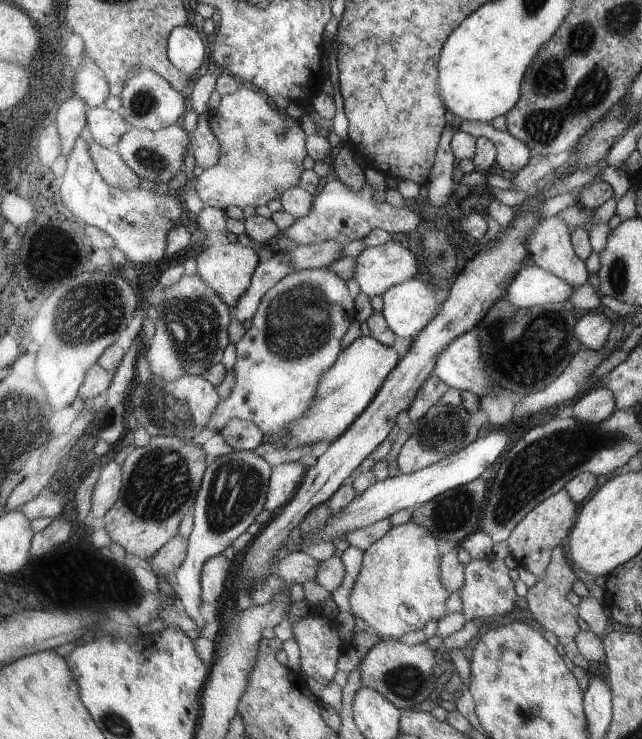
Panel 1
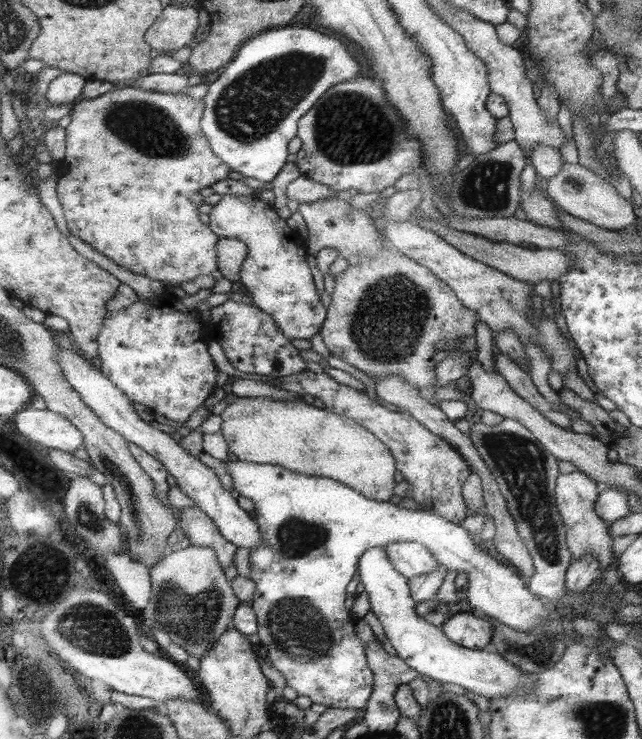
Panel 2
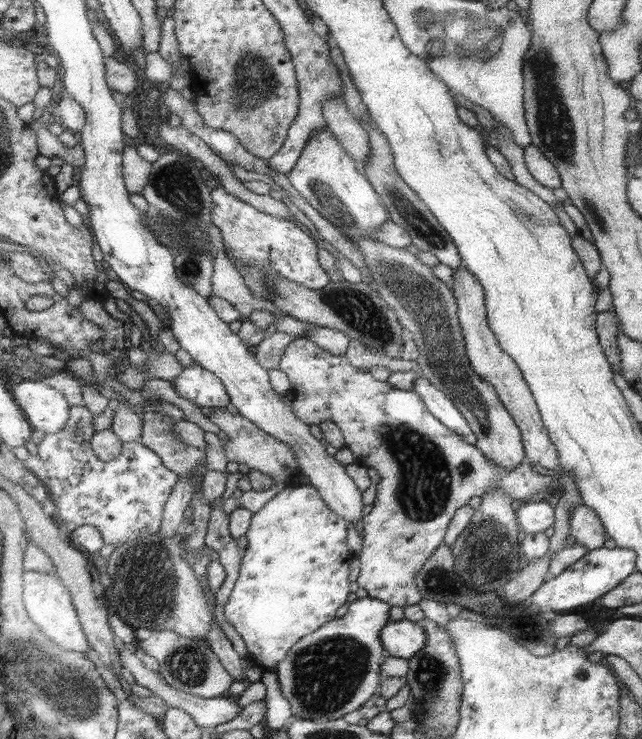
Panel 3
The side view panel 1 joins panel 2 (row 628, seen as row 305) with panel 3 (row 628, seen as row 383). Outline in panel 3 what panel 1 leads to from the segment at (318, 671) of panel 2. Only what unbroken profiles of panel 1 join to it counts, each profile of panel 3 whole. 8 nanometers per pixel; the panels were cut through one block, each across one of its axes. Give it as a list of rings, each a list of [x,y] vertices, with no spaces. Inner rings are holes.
[[[311,484],[285,486],[259,514],[255,514],[245,536],[249,546],[241,562],[241,576],[229,604],[225,606],[225,616],[245,640],[255,666],[263,668],[263,672],[275,672],[295,644],[325,624],[337,620],[337,610],[349,604],[349,562],[353,560],[349,552],[349,530],[351,526],[327,506],[321,492]]]

